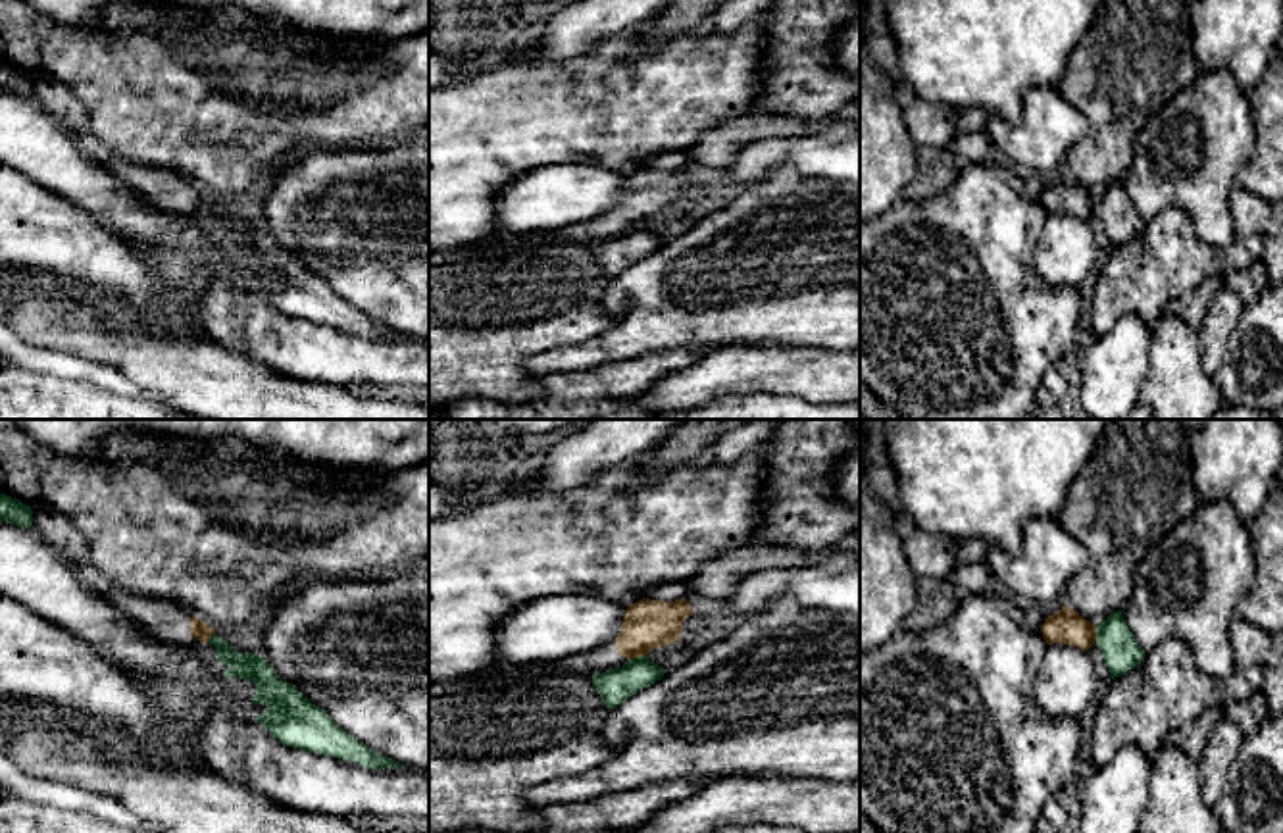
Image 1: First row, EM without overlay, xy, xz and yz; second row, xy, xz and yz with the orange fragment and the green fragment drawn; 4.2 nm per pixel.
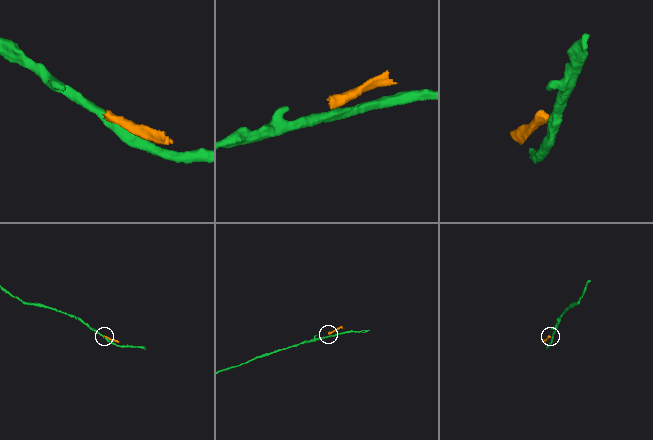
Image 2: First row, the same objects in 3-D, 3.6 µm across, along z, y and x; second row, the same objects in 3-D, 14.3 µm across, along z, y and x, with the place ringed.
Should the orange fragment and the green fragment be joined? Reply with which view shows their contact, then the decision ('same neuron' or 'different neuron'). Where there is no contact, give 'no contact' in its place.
xz | different neuron

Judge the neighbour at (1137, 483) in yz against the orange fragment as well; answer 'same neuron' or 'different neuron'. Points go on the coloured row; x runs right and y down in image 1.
different neuron

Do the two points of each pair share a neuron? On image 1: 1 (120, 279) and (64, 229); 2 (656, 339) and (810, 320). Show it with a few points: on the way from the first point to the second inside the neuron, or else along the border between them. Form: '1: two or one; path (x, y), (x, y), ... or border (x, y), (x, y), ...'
1: one; path (106, 266), (77, 243)
2: one; path (695, 320), (772, 320)

